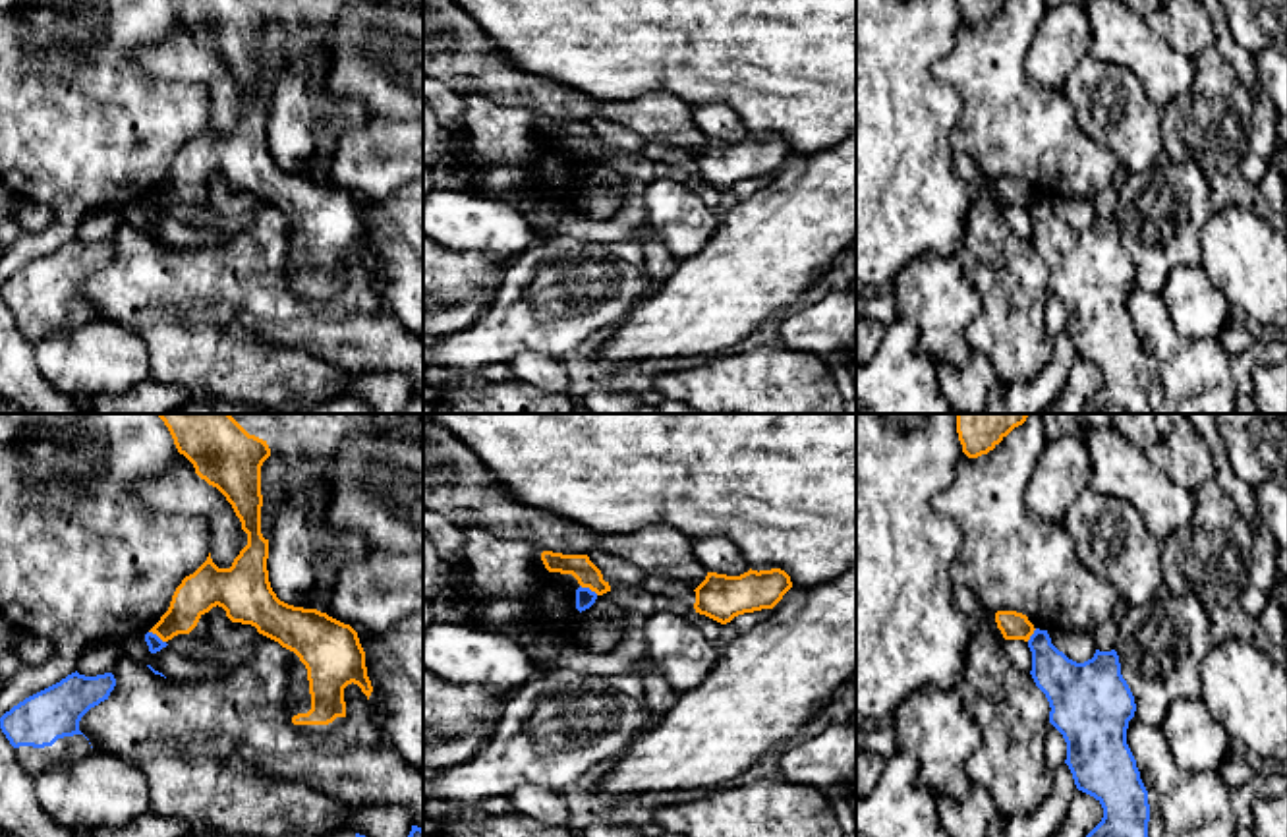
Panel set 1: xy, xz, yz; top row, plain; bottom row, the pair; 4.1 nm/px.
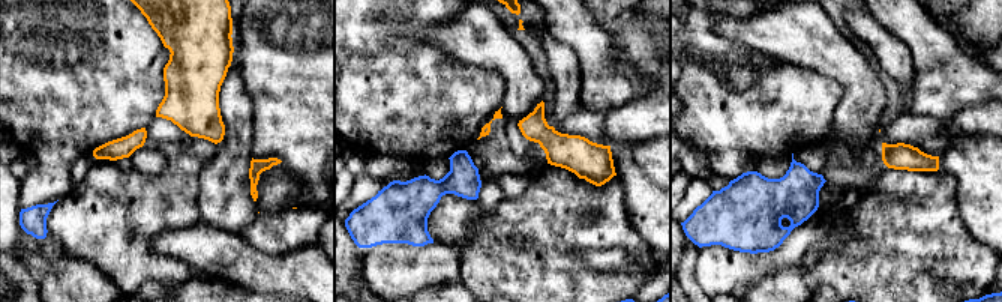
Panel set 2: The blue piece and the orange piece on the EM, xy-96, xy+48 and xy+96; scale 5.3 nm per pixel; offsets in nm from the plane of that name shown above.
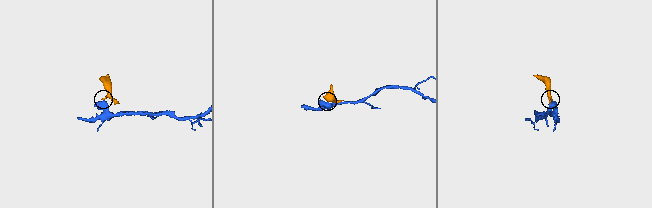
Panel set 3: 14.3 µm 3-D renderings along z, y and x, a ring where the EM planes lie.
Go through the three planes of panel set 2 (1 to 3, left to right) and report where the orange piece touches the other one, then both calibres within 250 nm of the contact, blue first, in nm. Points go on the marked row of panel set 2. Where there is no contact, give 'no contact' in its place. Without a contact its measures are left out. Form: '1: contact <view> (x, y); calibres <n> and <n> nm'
1: no contact
2: no contact
3: no contact

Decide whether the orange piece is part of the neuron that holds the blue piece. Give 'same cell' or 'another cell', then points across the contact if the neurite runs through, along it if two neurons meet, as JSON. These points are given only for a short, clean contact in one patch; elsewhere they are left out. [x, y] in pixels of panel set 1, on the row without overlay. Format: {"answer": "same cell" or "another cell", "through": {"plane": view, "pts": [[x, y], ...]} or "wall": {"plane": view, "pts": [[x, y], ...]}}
{"answer": "another cell", "wall": {"plane": "xz", "pts": [[580, 151], [598, 161]]}}

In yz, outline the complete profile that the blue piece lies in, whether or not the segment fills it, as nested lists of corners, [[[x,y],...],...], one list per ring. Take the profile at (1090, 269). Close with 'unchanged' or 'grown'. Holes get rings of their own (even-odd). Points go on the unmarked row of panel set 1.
[[[1040,195],[1028,215],[1030,242],[1049,269],[1049,290],[1067,309],[1065,331],[1074,352],[1103,375],[1101,389],[1080,414],[1154,414],[1148,358],[1127,311],[1136,271],[1117,218],[1096,216],[1092,226],[1076,230]]]; unchanged

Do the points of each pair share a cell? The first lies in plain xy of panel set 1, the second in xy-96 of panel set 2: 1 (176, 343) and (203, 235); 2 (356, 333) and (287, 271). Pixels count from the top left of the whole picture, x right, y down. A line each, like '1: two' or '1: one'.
1: two
2: one

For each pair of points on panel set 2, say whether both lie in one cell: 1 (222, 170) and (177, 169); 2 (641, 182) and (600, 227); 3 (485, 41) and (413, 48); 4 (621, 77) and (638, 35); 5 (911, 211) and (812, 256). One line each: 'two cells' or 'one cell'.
1: two cells
2: two cells
3: two cells
4: two cells
5: two cells

